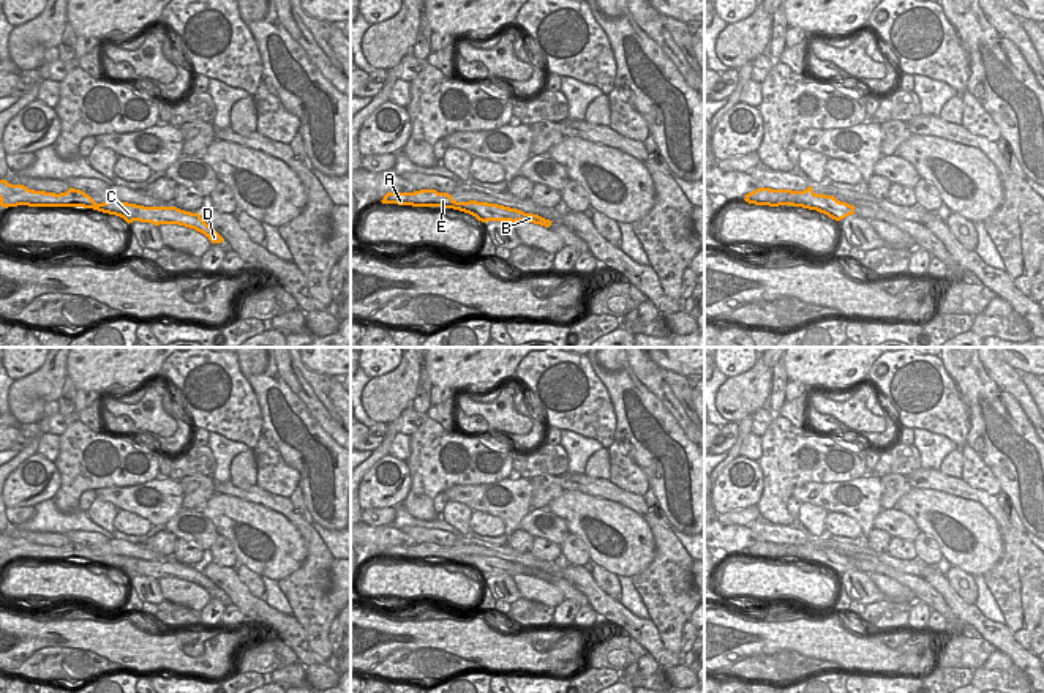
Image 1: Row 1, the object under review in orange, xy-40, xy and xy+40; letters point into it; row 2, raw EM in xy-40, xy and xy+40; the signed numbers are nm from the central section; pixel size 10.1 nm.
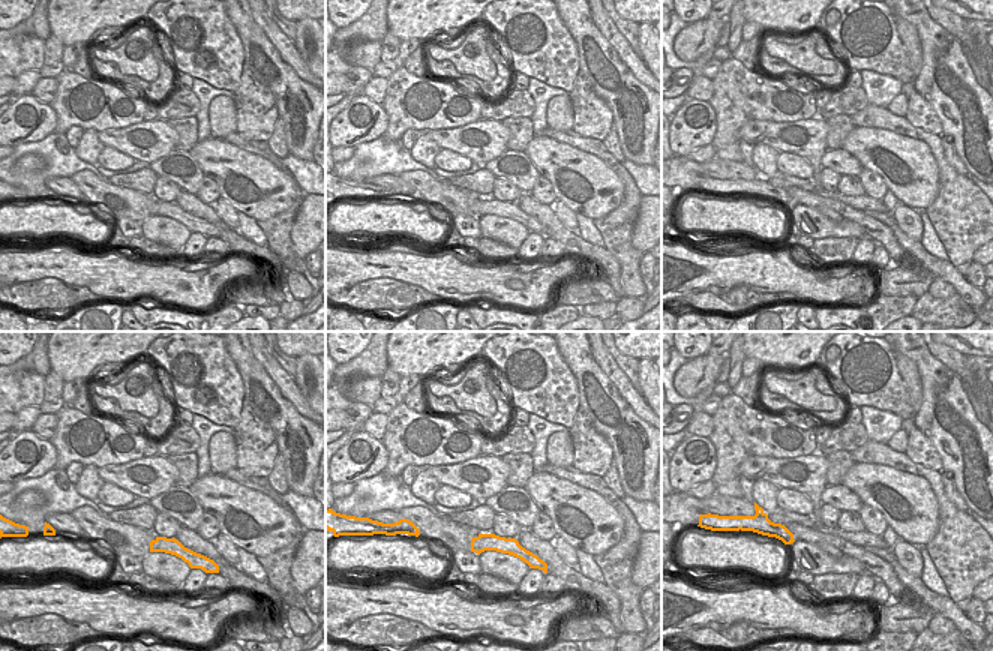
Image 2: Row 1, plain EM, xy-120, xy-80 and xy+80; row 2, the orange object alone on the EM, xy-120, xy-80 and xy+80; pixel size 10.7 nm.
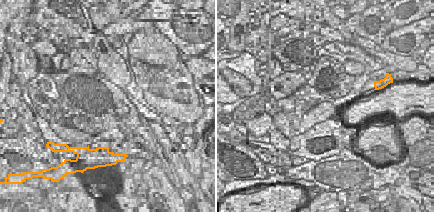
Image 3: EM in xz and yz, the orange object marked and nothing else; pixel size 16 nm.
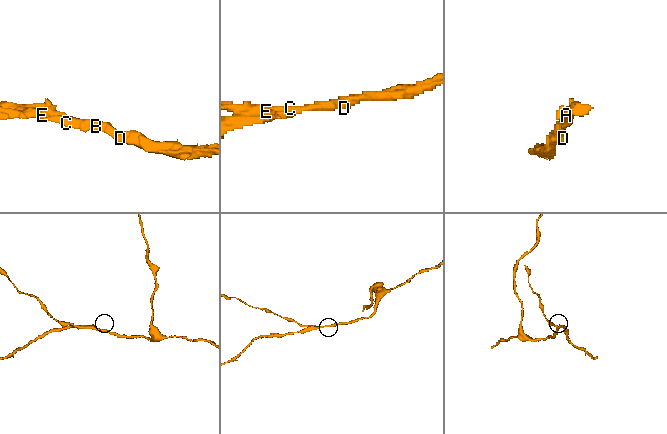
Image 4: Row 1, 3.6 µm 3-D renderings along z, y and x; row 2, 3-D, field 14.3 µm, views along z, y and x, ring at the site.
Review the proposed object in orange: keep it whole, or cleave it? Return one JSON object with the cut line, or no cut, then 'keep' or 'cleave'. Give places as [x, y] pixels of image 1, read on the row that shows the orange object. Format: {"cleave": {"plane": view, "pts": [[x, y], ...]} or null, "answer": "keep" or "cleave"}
{"cleave": {"plane": "xy+40", "pts": [[774, 201], [781, 202], [788, 196], [795, 196], [799, 206]]}, "answer": "cleave"}

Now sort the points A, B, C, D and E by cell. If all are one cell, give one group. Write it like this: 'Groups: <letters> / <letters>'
Groups: A E / B C D.

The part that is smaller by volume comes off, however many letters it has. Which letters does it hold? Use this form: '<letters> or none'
A, E

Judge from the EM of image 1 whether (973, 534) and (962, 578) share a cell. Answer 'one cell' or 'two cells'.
two cells

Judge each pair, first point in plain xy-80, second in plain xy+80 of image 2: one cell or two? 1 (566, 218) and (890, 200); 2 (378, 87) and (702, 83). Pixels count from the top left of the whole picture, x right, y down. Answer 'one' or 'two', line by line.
1: two
2: one

